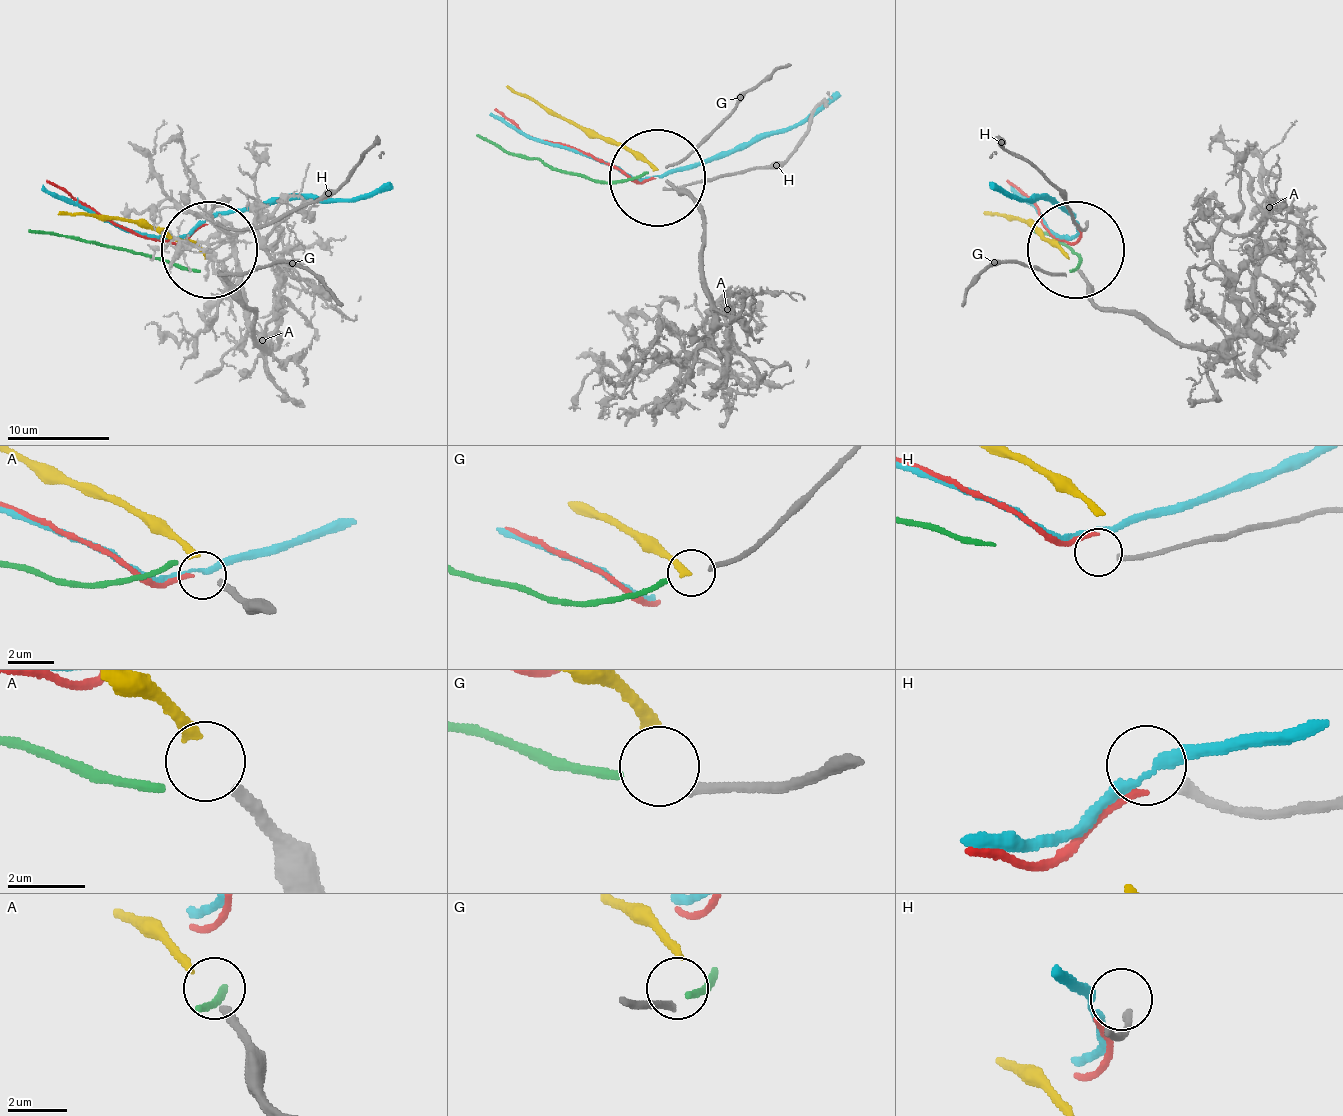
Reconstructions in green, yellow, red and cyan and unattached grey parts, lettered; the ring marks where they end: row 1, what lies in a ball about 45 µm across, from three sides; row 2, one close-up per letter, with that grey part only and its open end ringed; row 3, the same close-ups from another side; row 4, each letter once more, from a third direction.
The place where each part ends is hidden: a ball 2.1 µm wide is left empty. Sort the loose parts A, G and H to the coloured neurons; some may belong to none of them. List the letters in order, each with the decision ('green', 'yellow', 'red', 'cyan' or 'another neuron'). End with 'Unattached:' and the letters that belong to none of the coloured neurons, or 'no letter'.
A: yellow
G: green
H: another neuron
Unattached: H

